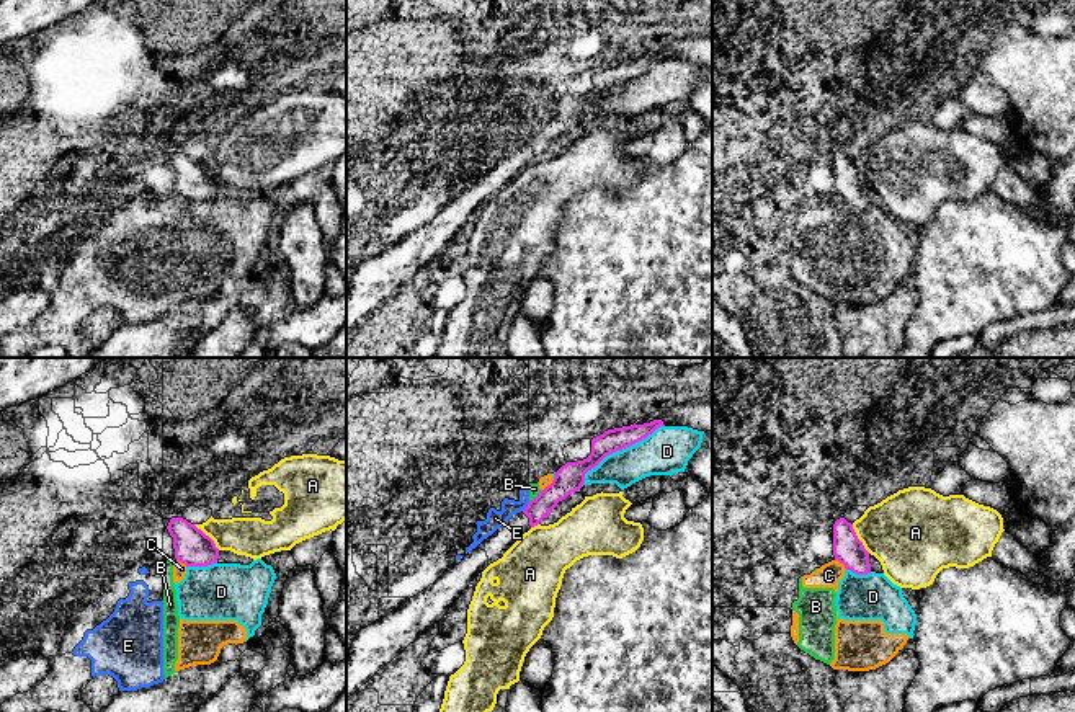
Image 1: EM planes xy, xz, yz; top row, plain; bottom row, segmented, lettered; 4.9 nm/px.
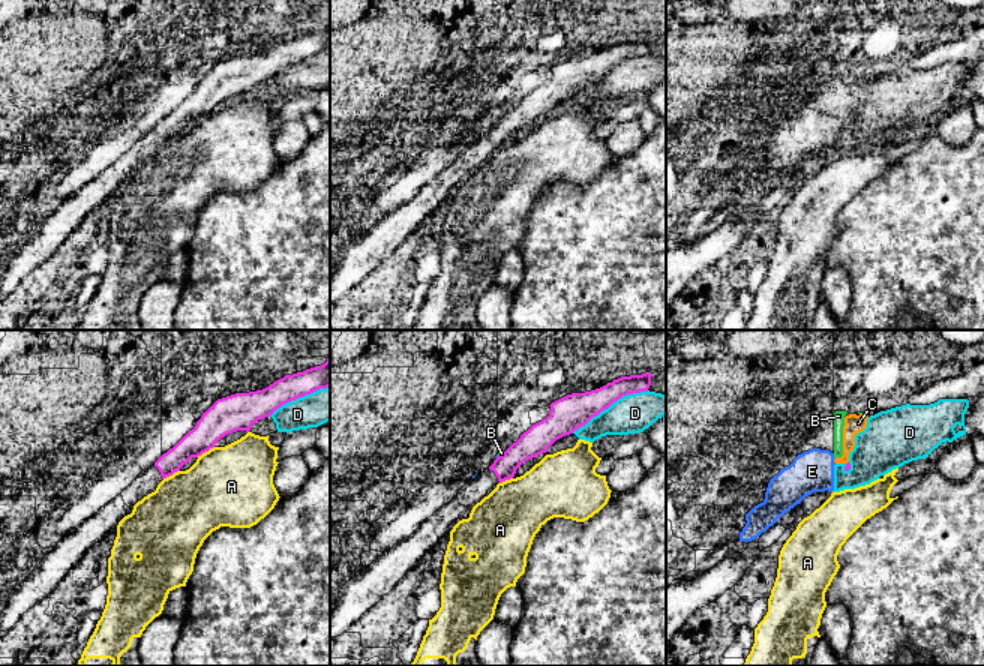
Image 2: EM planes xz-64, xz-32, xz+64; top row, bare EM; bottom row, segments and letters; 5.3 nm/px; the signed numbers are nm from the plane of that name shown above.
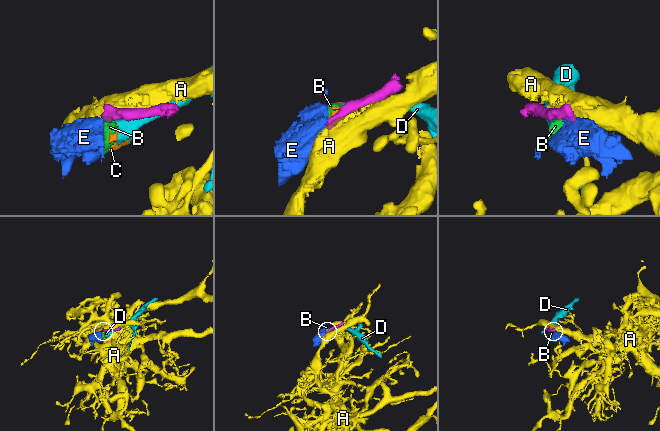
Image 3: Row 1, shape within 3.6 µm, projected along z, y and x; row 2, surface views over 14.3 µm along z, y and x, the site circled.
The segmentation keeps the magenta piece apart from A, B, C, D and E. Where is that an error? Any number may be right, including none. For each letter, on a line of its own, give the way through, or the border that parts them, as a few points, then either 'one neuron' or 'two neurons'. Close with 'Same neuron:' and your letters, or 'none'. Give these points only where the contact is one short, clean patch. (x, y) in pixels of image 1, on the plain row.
A: two neurons
B: along xz (541, 124), (530, 136) | two neurons
C: along yz (835, 193), (847, 203) | two neurons
D: two neurons
E: along xz (530, 136), (521, 144) | two neurons
Same neuron: none

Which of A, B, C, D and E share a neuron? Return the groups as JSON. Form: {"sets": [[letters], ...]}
{"sets": [["A"], ["B", "C", "D", "E"]]}

